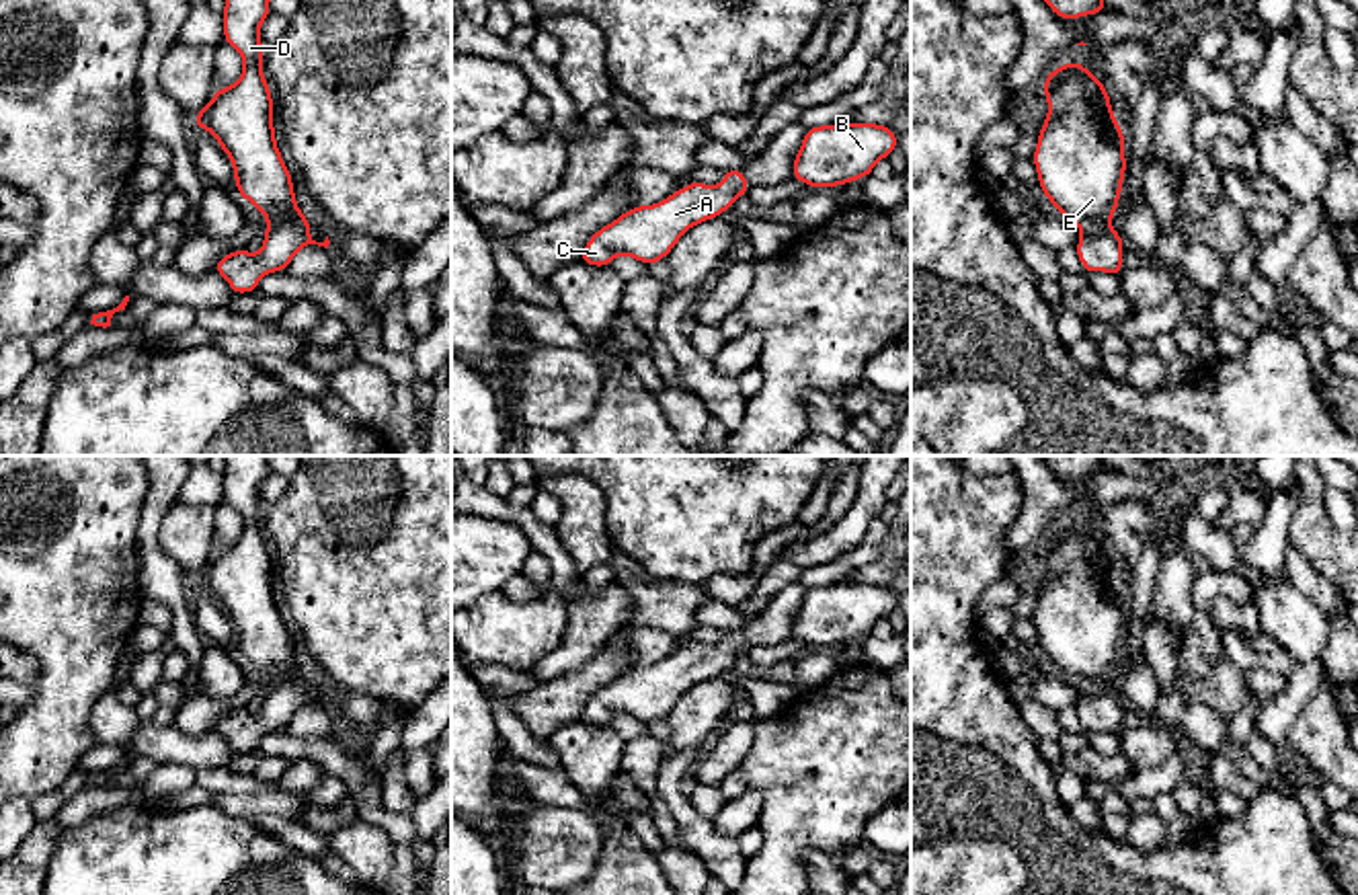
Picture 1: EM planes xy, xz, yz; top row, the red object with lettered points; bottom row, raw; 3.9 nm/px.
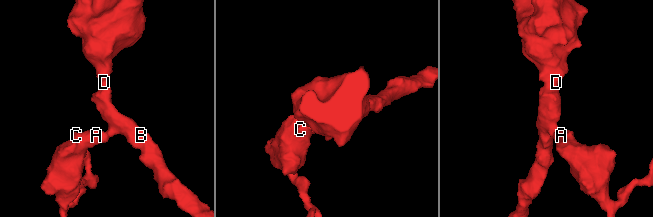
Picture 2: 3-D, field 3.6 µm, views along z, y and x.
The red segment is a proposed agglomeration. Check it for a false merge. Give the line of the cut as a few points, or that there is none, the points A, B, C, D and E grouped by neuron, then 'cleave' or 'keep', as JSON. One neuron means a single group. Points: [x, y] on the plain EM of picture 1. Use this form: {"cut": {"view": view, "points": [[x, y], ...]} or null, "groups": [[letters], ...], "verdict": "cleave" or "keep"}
{"cut": null, "groups": [["A", "B", "C", "D", "E"]], "verdict": "keep"}

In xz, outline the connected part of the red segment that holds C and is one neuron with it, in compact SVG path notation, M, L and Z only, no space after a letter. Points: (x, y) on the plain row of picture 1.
M743 628L724 630L718 647L691 640L671 657L654 665L636 665L599 688L585 704L578 721L609 727L617 714L626 714L650 727L665 721L691 686L732 669L732 663L749 649Z

